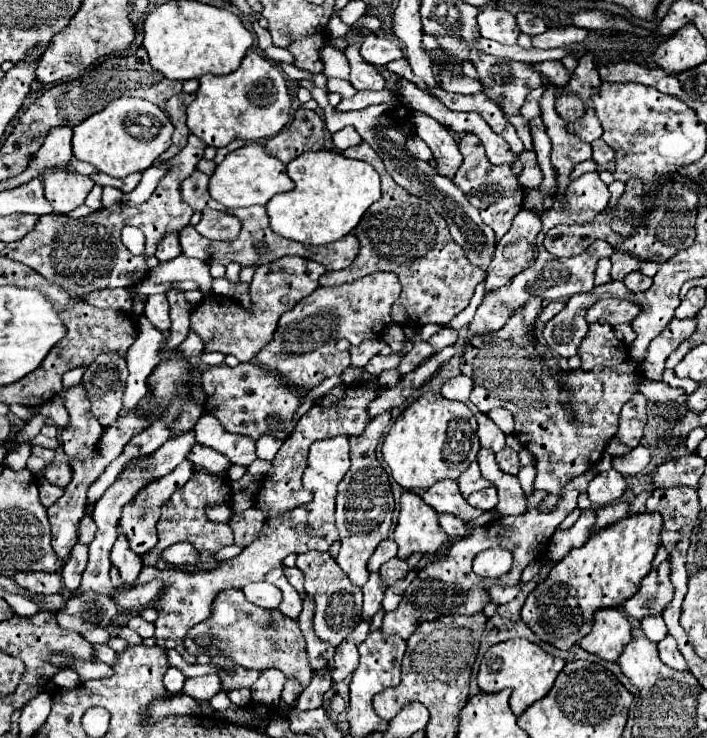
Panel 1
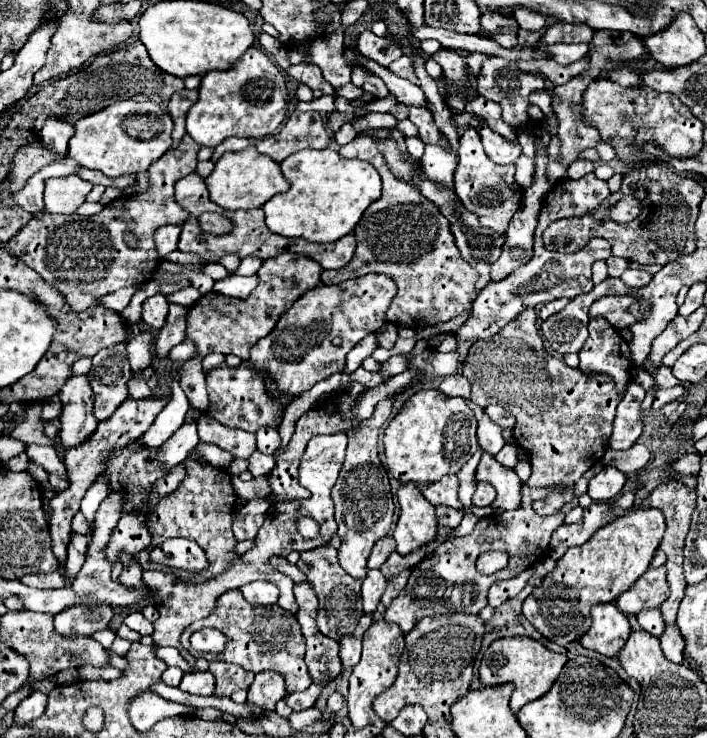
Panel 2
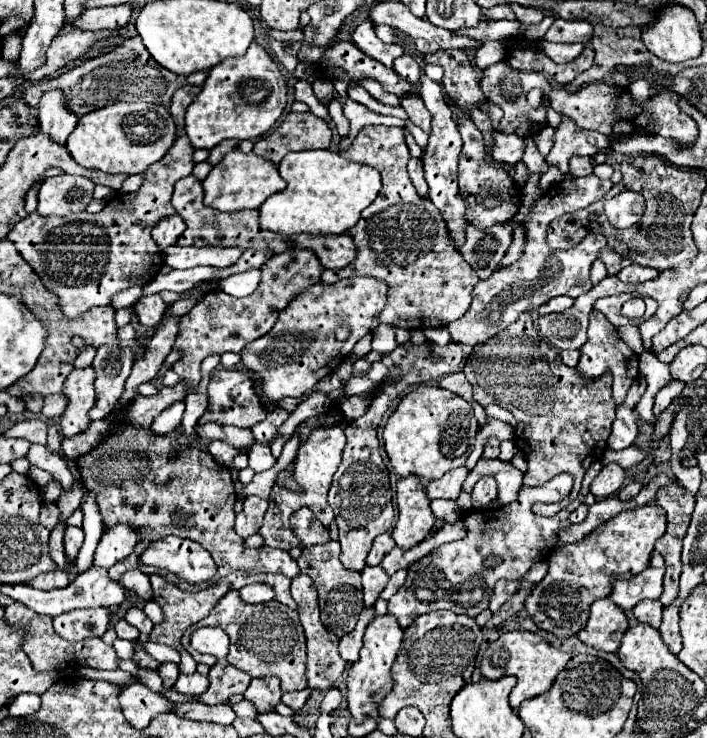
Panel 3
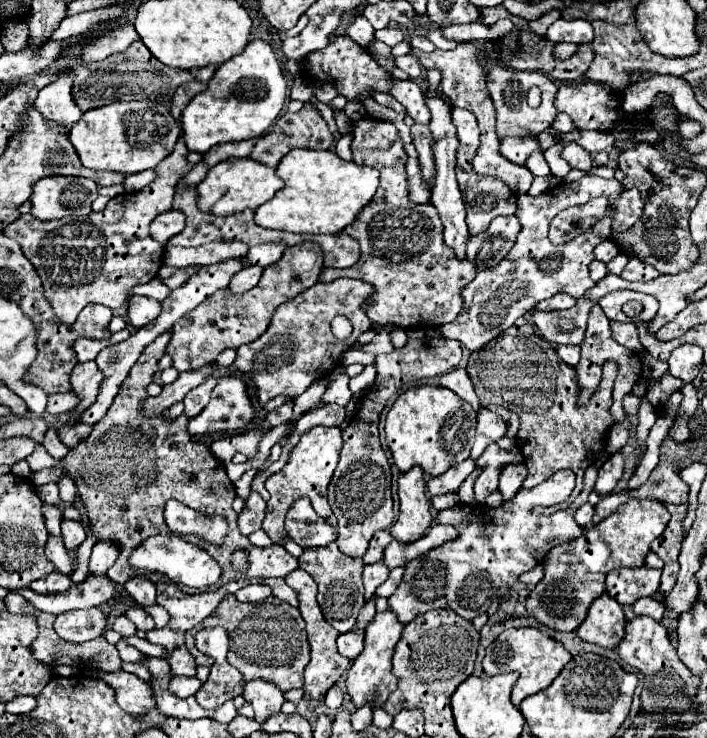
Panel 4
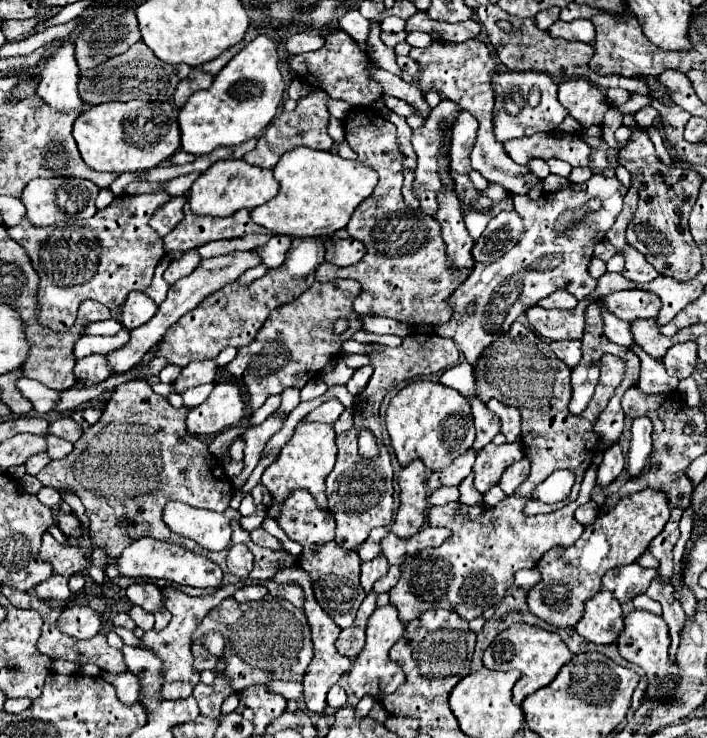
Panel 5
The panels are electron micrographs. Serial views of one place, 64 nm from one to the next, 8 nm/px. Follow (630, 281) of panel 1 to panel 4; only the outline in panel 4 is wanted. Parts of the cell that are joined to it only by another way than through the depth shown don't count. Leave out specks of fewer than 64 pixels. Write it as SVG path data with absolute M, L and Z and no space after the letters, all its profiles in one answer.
M630 256L630 262L626 264L626 268L624 268L624 272L622 272L620 276L622 276L624 280L640 280L640 282L648 282L648 280L660 276L660 274L658 274L656 268L652 268L652 266L648 266L648 264L644 264L642 260L636 260L634 256Z

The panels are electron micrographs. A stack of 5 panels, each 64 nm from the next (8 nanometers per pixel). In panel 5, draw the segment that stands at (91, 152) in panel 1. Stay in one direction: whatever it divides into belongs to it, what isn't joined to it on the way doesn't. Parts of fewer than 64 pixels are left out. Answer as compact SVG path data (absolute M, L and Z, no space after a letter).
M108 102L86 108L74 122L72 136L82 160L100 172L140 172L150 170L170 158L180 148L178 110L164 102Z

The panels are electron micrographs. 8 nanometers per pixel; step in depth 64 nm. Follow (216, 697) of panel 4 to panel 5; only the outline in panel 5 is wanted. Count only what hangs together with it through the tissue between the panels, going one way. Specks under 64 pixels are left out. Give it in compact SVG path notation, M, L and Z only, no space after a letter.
M220 660L220 662L216 664L216 668L214 668L216 680L214 680L212 684L208 684L208 686L206 686L206 684L198 684L198 686L194 688L194 696L196 696L196 700L198 700L200 714L204 714L204 716L208 716L208 718L218 718L218 716L220 716L220 706L222 706L222 702L224 702L228 696L236 694L236 692L232 692L232 684L230 684L230 680L226 680L224 670L226 670L226 664L224 664L224 660Z

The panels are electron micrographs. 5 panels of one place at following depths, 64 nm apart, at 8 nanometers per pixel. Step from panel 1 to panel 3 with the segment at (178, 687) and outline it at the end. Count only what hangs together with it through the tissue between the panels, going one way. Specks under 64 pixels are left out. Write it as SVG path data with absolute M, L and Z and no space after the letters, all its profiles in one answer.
M162 664L160 670L158 670L158 674L160 674L162 680L166 682L166 688L170 688L170 686L176 684L176 680L178 680L178 676L180 676L180 670L178 670L176 664Z

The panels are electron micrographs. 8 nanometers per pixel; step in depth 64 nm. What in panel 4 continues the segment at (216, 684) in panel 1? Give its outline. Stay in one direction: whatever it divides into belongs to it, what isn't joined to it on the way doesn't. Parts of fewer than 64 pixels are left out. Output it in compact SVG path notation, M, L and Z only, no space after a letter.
M174 676L170 682L170 692L176 694L178 698L188 698L194 696L200 690L202 682L194 676L194 678L184 678L184 676Z

